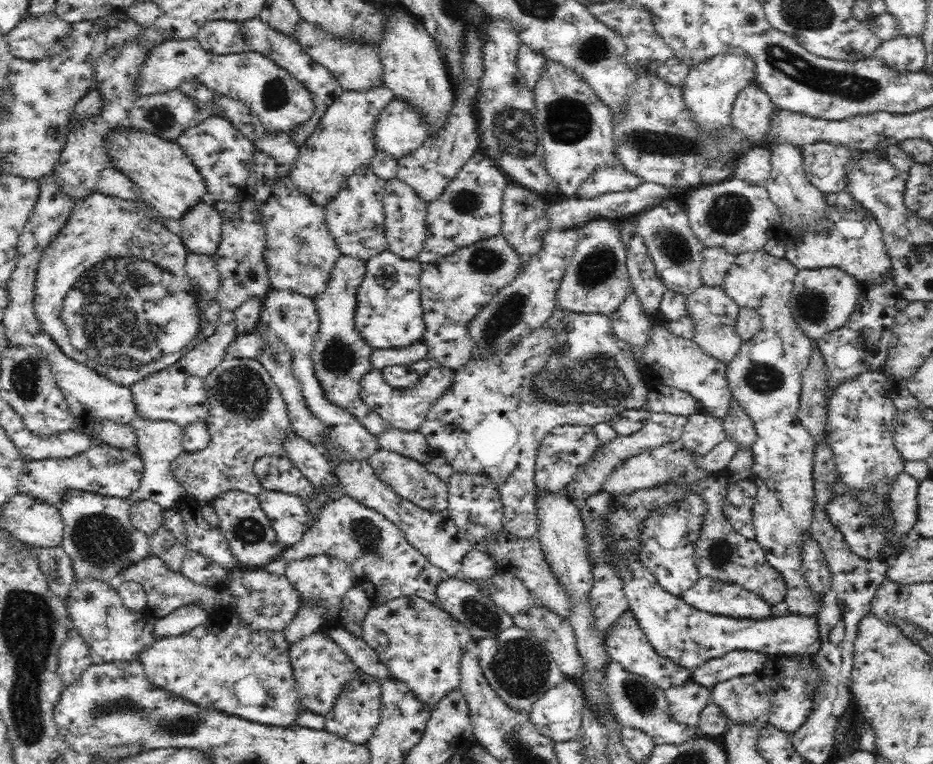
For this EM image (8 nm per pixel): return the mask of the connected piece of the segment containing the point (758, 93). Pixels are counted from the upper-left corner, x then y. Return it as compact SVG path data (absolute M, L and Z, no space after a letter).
M752 82L736 95L730 111L731 124L748 136L762 136L775 107L768 93Z

